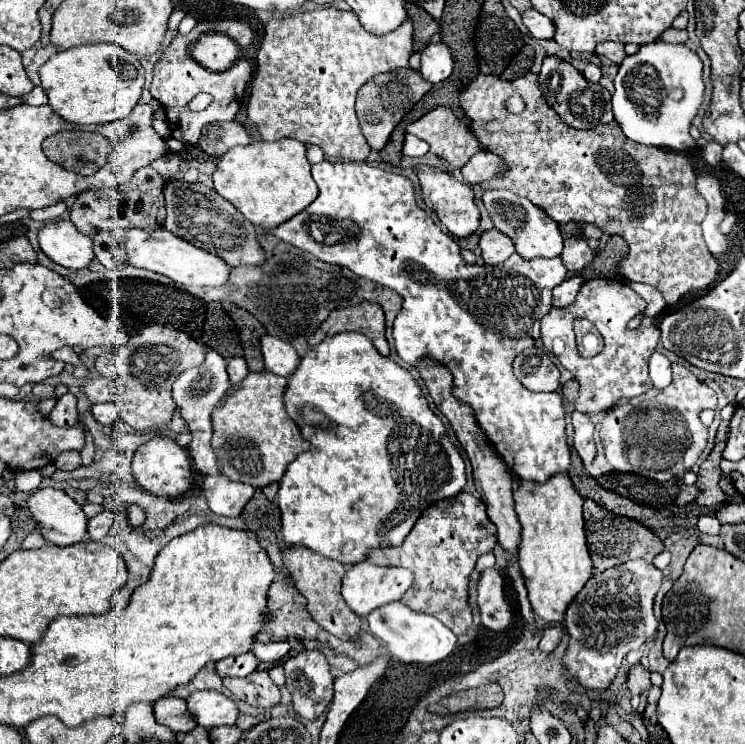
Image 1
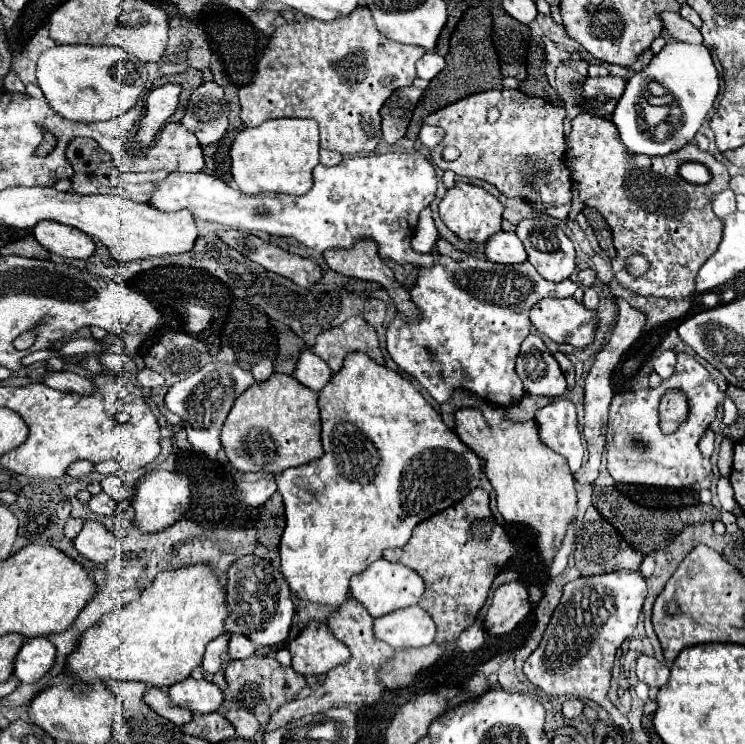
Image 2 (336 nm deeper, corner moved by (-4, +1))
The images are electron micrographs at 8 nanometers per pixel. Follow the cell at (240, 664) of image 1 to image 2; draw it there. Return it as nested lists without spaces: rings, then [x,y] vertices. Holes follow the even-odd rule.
[[[231,634],[231,642],[229,642],[229,658],[231,660],[247,660],[253,654],[255,654],[255,646],[251,644],[251,640],[247,640],[247,636]]]

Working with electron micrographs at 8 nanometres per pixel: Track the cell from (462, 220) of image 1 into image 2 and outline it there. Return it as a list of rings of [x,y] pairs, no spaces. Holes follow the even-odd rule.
[[[461,180],[455,182],[455,186],[449,188],[443,200],[439,202],[439,214],[441,214],[441,220],[447,224],[447,228],[453,230],[461,240],[475,240],[475,242],[485,242],[489,236],[501,230],[503,210],[505,210],[503,204],[485,188],[473,186]]]

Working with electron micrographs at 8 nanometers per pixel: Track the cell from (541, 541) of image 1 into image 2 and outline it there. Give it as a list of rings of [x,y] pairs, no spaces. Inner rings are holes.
[[[485,402],[477,408],[459,410],[455,418],[457,436],[483,460],[483,472],[497,494],[497,508],[503,520],[507,524],[521,524],[529,528],[535,534],[541,560],[545,566],[553,564],[553,558],[565,540],[567,528],[579,512],[575,478],[567,460],[539,442],[535,420],[511,422],[499,406]]]

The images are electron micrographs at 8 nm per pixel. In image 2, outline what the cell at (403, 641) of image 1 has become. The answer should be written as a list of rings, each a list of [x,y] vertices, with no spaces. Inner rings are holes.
[[[401,608],[375,618],[375,636],[393,648],[419,648],[435,640],[435,622],[421,608]]]

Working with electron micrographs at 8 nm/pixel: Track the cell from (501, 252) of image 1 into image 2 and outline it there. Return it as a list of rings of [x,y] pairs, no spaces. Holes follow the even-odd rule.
[[[497,232],[493,238],[489,238],[485,242],[485,256],[491,262],[501,262],[501,264],[517,264],[517,262],[525,262],[527,254],[525,248],[521,244],[521,240],[517,238],[515,232]]]

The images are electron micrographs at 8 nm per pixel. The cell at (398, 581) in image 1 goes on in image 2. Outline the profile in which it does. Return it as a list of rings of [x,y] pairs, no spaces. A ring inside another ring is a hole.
[[[375,560],[365,572],[355,574],[351,578],[351,594],[363,602],[363,606],[367,608],[367,612],[377,618],[383,614],[389,614],[393,610],[399,608],[407,608],[407,606],[415,606],[421,598],[425,590],[425,584],[421,580],[419,574],[415,574],[411,568],[403,566],[403,564],[393,564],[387,560]]]

